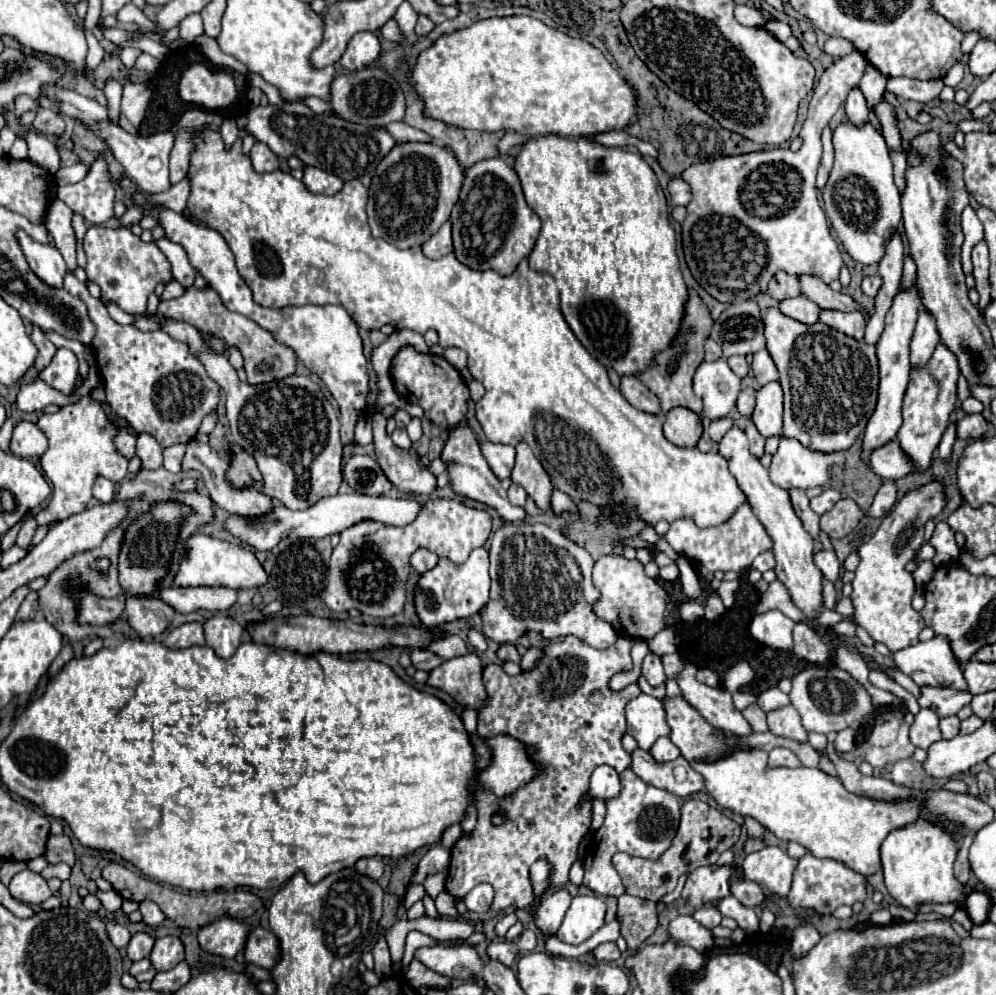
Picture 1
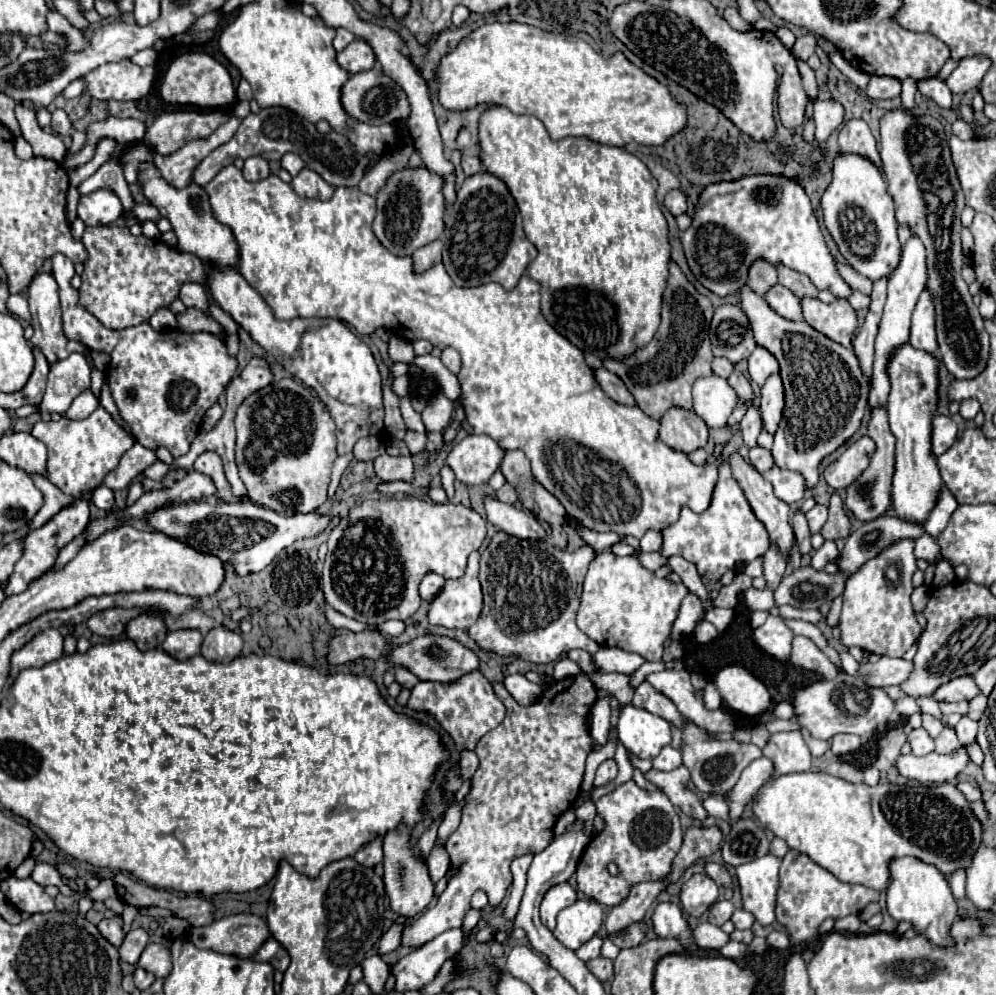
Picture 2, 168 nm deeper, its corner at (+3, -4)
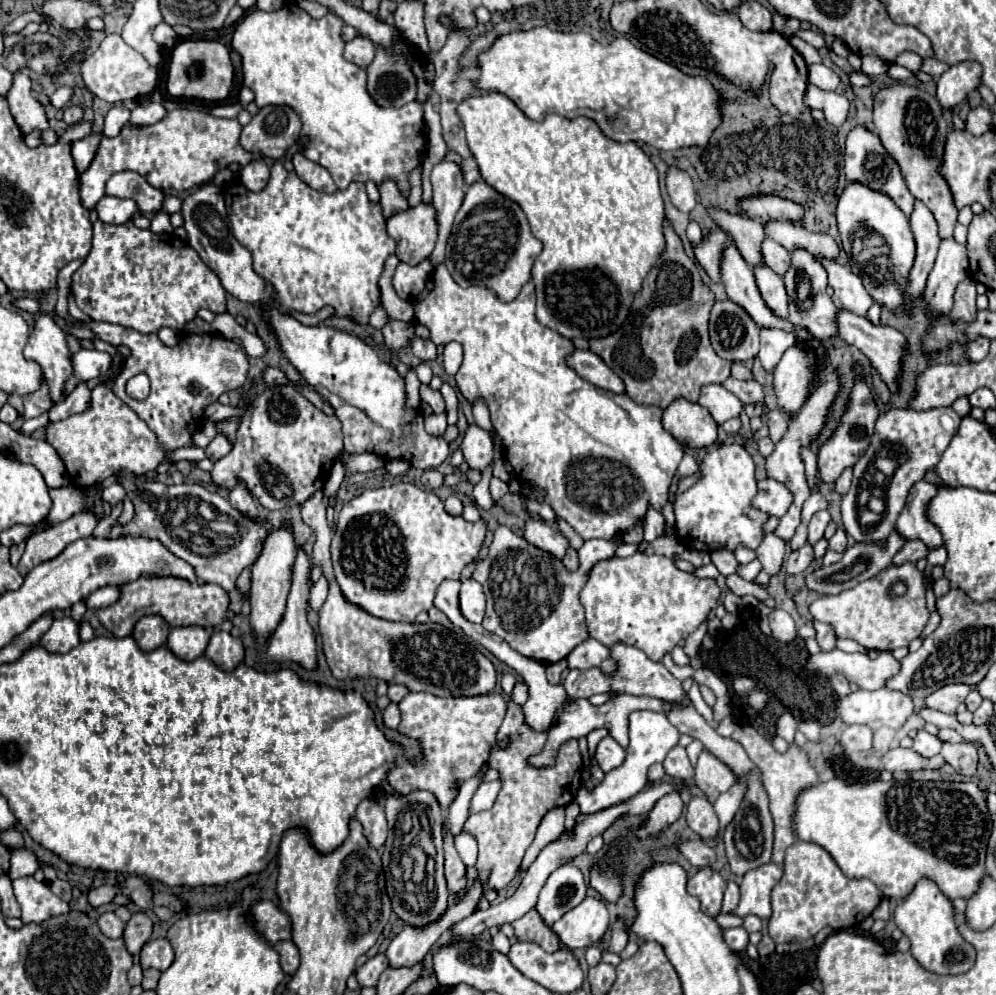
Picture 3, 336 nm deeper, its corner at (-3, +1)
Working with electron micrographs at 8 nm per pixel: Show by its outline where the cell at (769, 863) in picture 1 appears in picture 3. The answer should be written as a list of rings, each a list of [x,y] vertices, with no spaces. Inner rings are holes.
[[[768,863],[748,871],[740,885],[740,901],[732,915],[746,917],[758,915],[760,919],[770,917],[770,891],[782,879],[782,867]]]

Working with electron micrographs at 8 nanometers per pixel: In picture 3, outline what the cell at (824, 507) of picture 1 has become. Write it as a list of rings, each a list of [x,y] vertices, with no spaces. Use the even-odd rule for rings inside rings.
[[[818,511],[808,523],[808,543],[814,545],[818,539],[822,539],[826,525],[830,523],[830,513],[828,511]]]

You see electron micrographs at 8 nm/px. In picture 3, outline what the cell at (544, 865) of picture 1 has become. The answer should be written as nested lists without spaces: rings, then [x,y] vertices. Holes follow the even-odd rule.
[[[634,711],[630,713],[630,743],[626,747],[626,759],[620,767],[612,769],[612,773],[606,773],[604,779],[592,787],[592,789],[586,789],[584,785],[578,789],[574,801],[580,805],[580,811],[582,813],[596,813],[600,809],[606,809],[606,807],[612,807],[612,805],[618,805],[622,801],[626,801],[628,797],[636,795],[640,789],[646,787],[646,773],[648,773],[648,767],[652,763],[662,763],[666,753],[678,745],[678,729],[660,713],[652,713],[652,711]]]

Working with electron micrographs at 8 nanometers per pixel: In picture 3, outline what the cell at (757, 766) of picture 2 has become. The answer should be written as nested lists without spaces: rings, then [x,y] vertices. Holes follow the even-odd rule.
[[[736,783],[732,785],[726,793],[722,793],[716,803],[714,803],[714,811],[716,815],[720,817],[720,833],[726,829],[726,825],[734,819],[736,815],[736,809],[740,807],[740,801],[744,799],[744,789],[746,785],[744,783]]]

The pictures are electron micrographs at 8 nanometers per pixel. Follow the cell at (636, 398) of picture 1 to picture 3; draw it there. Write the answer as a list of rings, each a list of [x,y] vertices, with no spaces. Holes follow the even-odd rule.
[[[576,349],[566,357],[566,365],[596,387],[608,389],[612,393],[624,393],[624,383],[620,377],[616,377],[616,373],[612,373],[612,369],[608,369],[608,365],[604,365],[604,361],[600,361],[600,357],[590,351]]]

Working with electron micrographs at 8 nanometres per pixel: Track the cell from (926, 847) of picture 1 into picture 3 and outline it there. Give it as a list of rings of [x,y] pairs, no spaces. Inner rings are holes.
[[[922,879],[916,889],[900,901],[894,911],[894,923],[910,939],[910,953],[926,971],[936,975],[960,975],[972,969],[976,951],[960,937],[954,925],[954,907],[934,881]]]

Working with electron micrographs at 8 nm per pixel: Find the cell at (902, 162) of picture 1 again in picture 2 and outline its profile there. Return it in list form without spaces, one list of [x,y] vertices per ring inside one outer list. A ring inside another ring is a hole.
[[[836,52],[836,54],[832,54],[830,56],[830,60],[834,62],[834,66],[854,84],[854,86],[858,86],[860,90],[864,90],[866,86],[868,86],[868,80],[870,80],[870,76],[866,74],[866,72],[862,72],[862,70],[858,70],[858,68],[854,68],[854,66],[850,66],[844,58],[842,58],[842,54],[840,52]]]

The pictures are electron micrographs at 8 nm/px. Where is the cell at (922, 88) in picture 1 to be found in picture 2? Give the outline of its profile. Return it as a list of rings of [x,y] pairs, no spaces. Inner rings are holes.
[[[872,76],[866,86],[866,96],[870,98],[898,98],[900,96],[900,82],[896,78],[886,76]]]

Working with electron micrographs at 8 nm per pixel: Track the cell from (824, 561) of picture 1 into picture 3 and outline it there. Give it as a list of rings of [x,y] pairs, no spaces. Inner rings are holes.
[[[838,529],[828,543],[830,543],[830,549],[832,549],[832,551],[842,553],[842,551],[846,549],[846,533],[844,533],[844,529]]]

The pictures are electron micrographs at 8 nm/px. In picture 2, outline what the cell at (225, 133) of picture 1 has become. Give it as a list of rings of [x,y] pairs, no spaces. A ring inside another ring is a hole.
[[[262,108],[260,114],[246,116],[242,120],[238,132],[234,134],[234,138],[228,144],[222,144],[216,150],[212,150],[194,168],[192,182],[198,186],[204,186],[206,182],[210,182],[210,178],[214,178],[214,174],[218,174],[234,158],[262,156],[266,160],[280,160],[288,152],[298,154],[310,170],[318,172],[332,186],[356,186],[360,182],[360,178],[374,166],[374,160],[378,160],[378,156],[374,152],[360,154],[350,144],[350,140],[340,132],[334,132],[334,130],[330,130],[328,134],[316,132],[316,126],[312,122],[304,120],[302,116],[298,116],[296,112],[292,112],[288,108]]]

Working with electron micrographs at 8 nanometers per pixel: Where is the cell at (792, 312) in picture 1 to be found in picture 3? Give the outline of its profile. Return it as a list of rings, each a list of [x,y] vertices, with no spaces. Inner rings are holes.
[[[756,265],[754,277],[756,277],[756,285],[758,285],[758,291],[764,303],[772,309],[772,313],[786,319],[788,317],[788,295],[786,295],[782,277],[774,273],[772,269],[768,269],[766,265]]]

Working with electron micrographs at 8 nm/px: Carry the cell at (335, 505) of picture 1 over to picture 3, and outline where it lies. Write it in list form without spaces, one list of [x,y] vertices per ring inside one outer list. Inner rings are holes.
[[[118,471],[118,483],[124,487],[126,497],[134,503],[134,519],[128,525],[118,525],[112,527],[108,539],[116,539],[122,533],[128,533],[132,537],[148,537],[148,539],[156,539],[160,541],[172,555],[180,557],[182,561],[186,561],[188,565],[194,567],[194,573],[200,581],[204,583],[216,583],[220,585],[224,591],[232,591],[236,577],[240,575],[240,571],[248,565],[252,565],[256,561],[256,557],[260,555],[262,543],[268,537],[268,533],[272,531],[272,527],[268,523],[256,523],[256,521],[248,521],[248,517],[244,517],[242,513],[236,513],[236,509],[230,507],[230,503],[220,495],[220,493],[212,493],[208,489],[204,489],[198,483],[182,483],[182,485],[170,485],[166,487],[164,483],[158,481],[144,481],[138,479],[134,473],[128,471]]]

